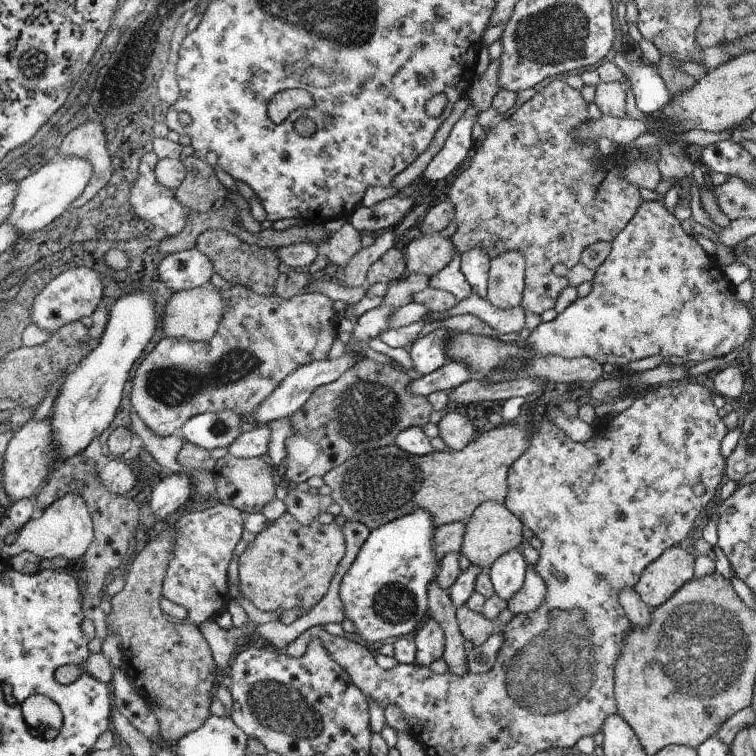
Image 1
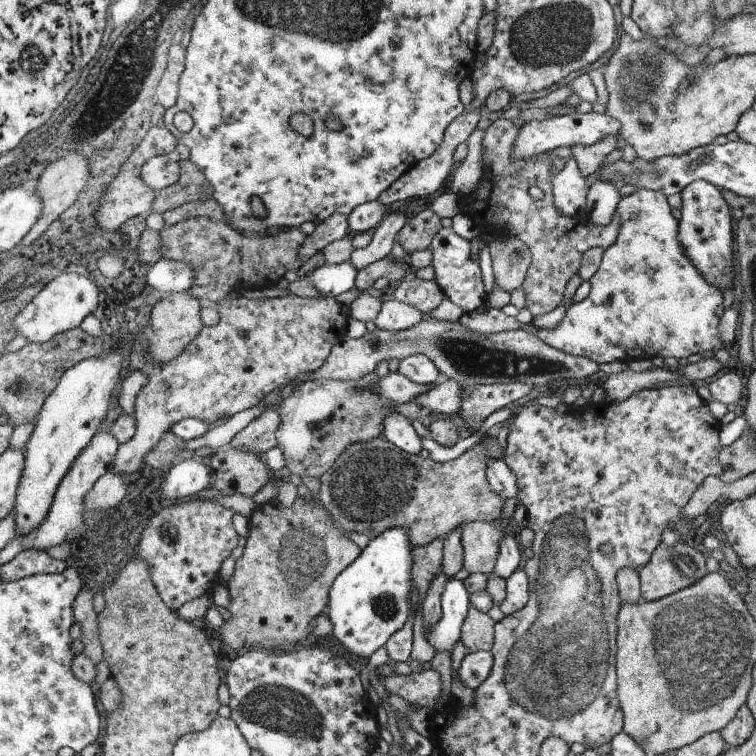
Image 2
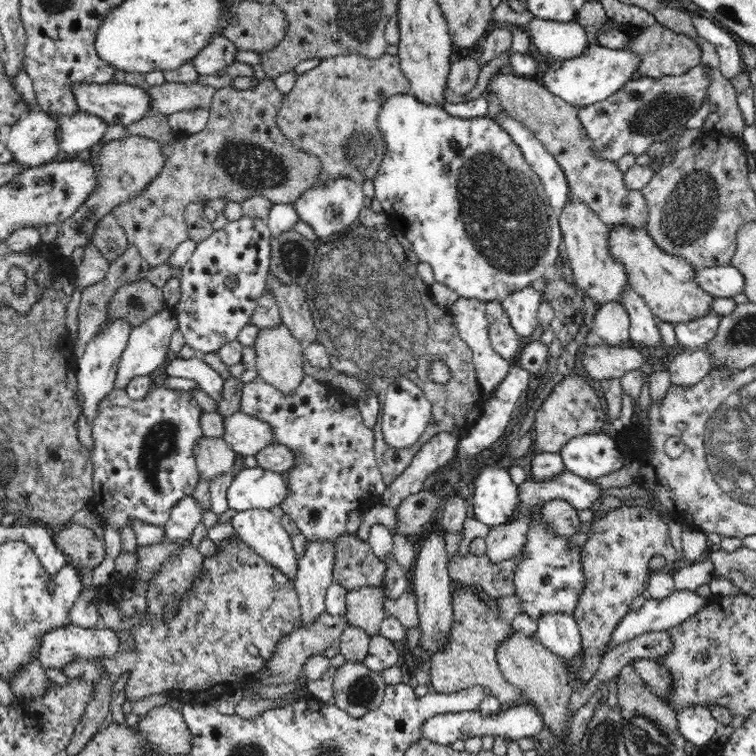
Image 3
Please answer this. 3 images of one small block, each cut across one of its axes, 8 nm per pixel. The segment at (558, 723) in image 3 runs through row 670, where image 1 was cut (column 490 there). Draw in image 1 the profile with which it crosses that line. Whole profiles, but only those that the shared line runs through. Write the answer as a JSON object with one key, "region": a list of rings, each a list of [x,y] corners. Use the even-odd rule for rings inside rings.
{"region":[[[483,502],[469,518],[469,522],[465,524],[465,532],[463,532],[463,544],[461,544],[461,556],[467,558],[471,562],[471,566],[475,568],[483,568],[485,572],[495,564],[495,560],[503,554],[507,554],[509,550],[517,550],[517,546],[521,544],[521,526],[523,522],[511,514],[503,504],[497,502]]]}

